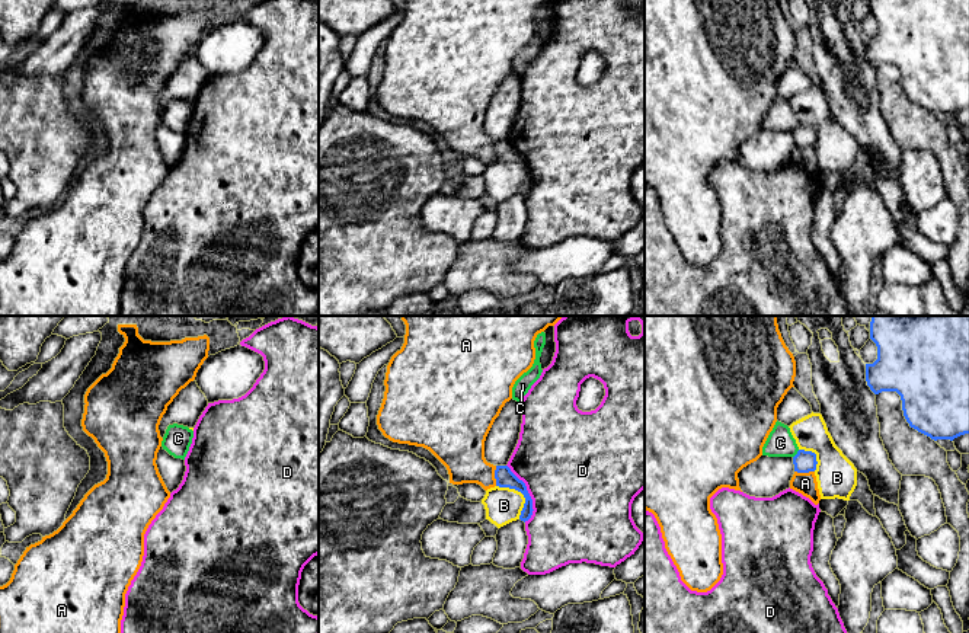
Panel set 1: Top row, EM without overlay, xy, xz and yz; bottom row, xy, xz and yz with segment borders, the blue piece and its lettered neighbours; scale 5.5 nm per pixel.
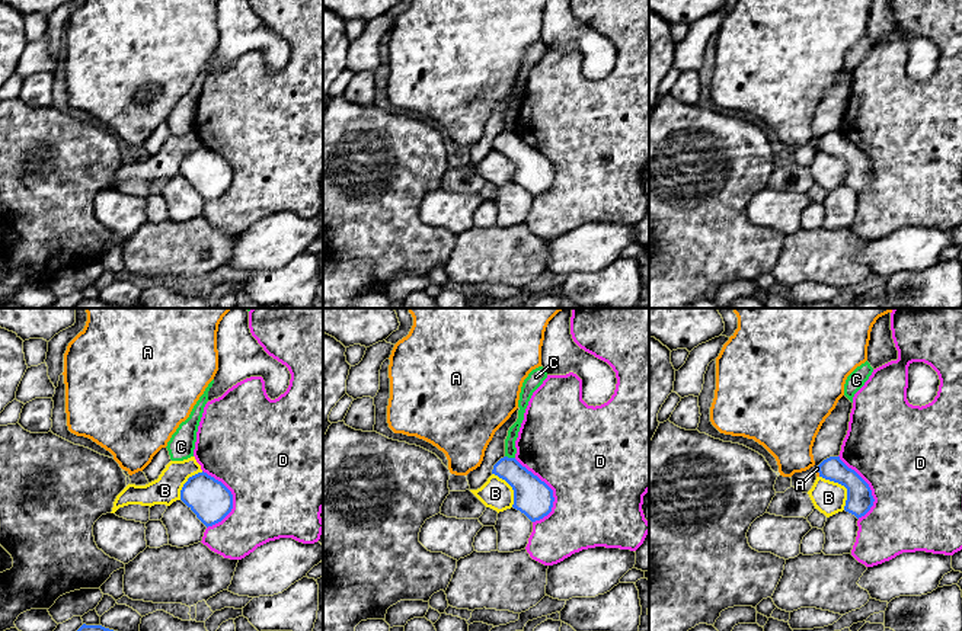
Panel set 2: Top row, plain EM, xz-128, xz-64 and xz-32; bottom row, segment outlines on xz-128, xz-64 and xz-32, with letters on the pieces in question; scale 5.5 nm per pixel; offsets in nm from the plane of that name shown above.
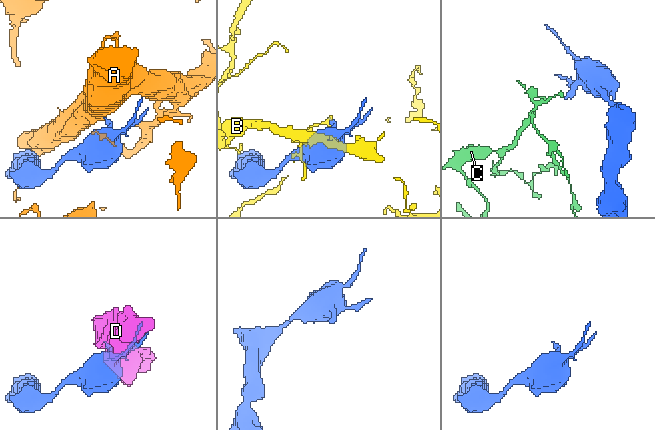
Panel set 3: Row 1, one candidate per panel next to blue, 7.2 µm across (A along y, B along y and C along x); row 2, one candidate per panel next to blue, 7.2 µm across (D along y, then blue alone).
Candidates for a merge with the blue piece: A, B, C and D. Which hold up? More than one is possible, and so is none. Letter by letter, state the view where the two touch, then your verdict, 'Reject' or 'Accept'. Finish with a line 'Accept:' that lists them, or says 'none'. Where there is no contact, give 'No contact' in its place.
A: Touches blue in xz. Reject
B: Touches blue in xz. Reject
C: Touches blue in yz. Reject
D: Touches blue in xz. Reject
Accept: none

